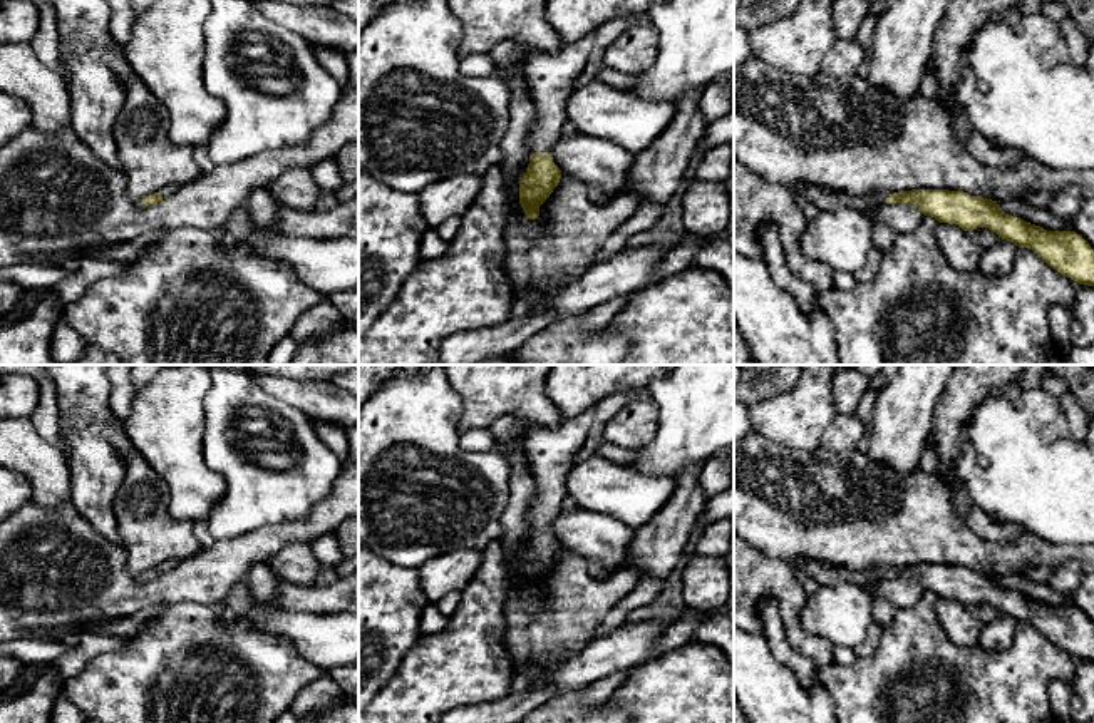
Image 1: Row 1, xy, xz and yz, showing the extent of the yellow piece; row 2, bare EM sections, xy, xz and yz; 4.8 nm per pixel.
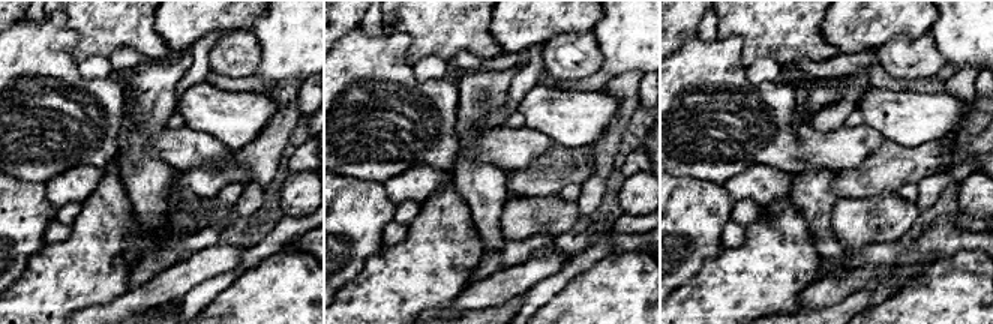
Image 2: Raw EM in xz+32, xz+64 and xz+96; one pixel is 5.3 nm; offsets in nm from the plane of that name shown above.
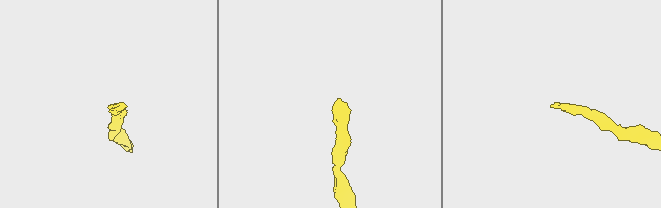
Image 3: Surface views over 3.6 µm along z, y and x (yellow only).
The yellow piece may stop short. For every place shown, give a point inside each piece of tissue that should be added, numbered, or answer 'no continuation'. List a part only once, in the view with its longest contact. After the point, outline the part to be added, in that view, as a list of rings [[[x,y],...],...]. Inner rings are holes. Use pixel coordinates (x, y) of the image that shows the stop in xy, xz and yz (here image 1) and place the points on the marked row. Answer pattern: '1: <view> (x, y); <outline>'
1: xz (550, 76); [[[591,35],[565,44],[558,52],[528,52],[523,75],[533,100],[531,144],[536,151],[548,152],[561,137],[566,99],[586,69],[590,49]]]

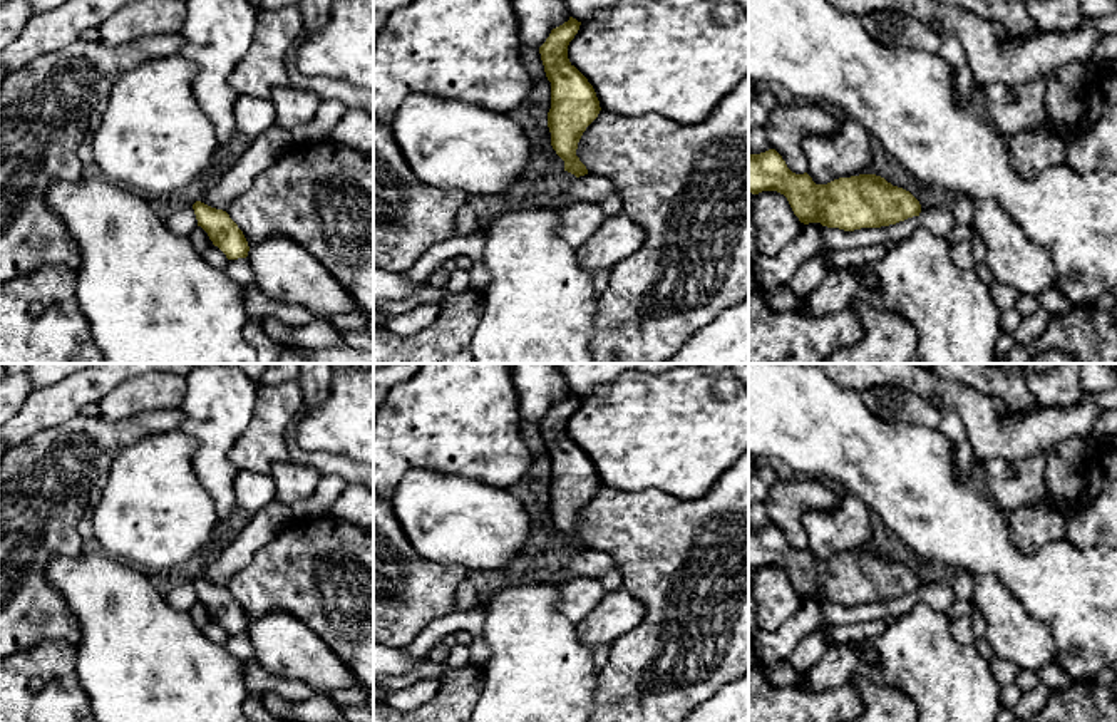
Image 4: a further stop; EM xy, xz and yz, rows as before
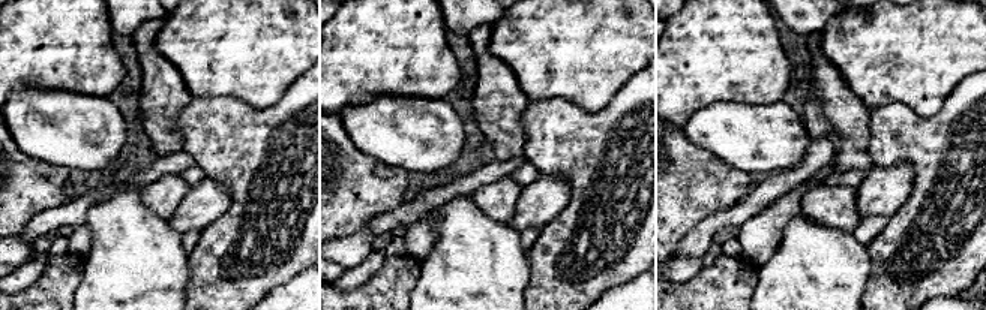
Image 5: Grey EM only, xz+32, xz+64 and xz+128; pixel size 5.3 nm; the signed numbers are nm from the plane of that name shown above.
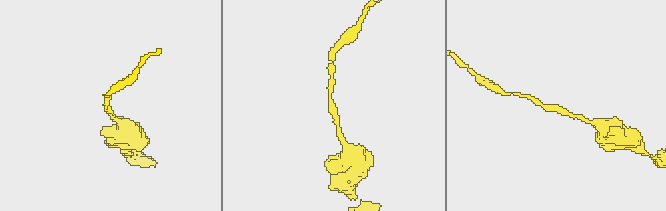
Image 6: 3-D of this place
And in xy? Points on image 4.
no continuation

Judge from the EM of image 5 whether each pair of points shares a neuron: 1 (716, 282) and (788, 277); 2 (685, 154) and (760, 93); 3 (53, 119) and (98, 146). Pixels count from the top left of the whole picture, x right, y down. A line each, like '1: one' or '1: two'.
1: two
2: two
3: one

